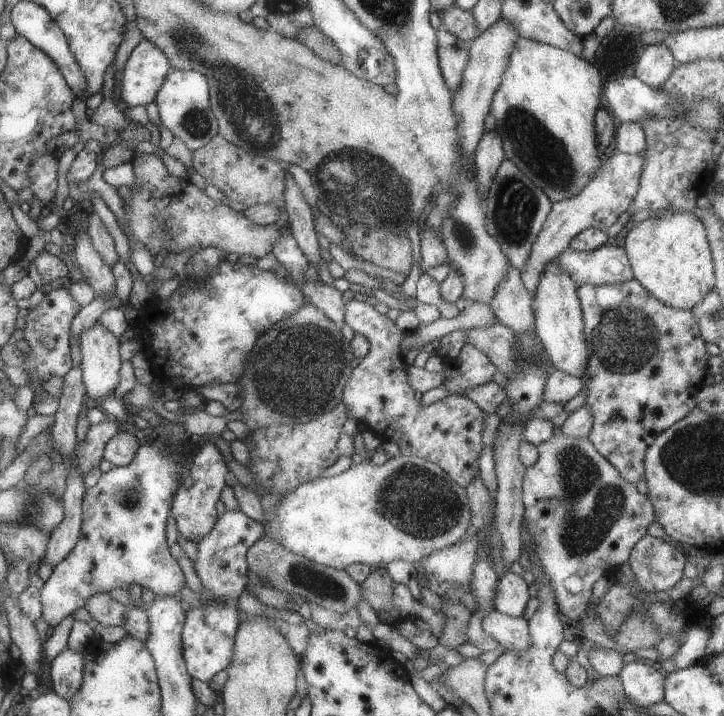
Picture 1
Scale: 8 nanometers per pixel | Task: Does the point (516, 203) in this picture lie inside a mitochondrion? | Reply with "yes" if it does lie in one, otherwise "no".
yes

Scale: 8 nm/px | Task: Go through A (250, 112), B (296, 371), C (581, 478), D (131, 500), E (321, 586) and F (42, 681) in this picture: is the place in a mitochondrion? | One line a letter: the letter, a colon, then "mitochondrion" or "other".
A: mitochondrion
B: mitochondrion
C: mitochondrion
D: mitochondrion
E: mitochondrion
F: other

